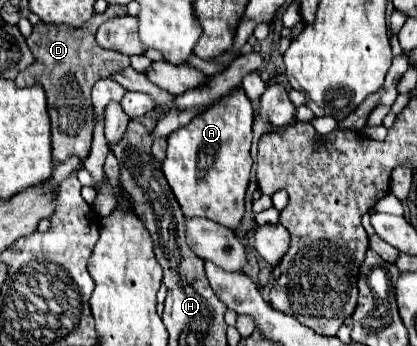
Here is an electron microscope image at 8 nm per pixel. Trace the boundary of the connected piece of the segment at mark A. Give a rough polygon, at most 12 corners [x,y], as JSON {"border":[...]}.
{"border":[[233,88],[169,134],[185,216],[239,226],[251,100]]}

